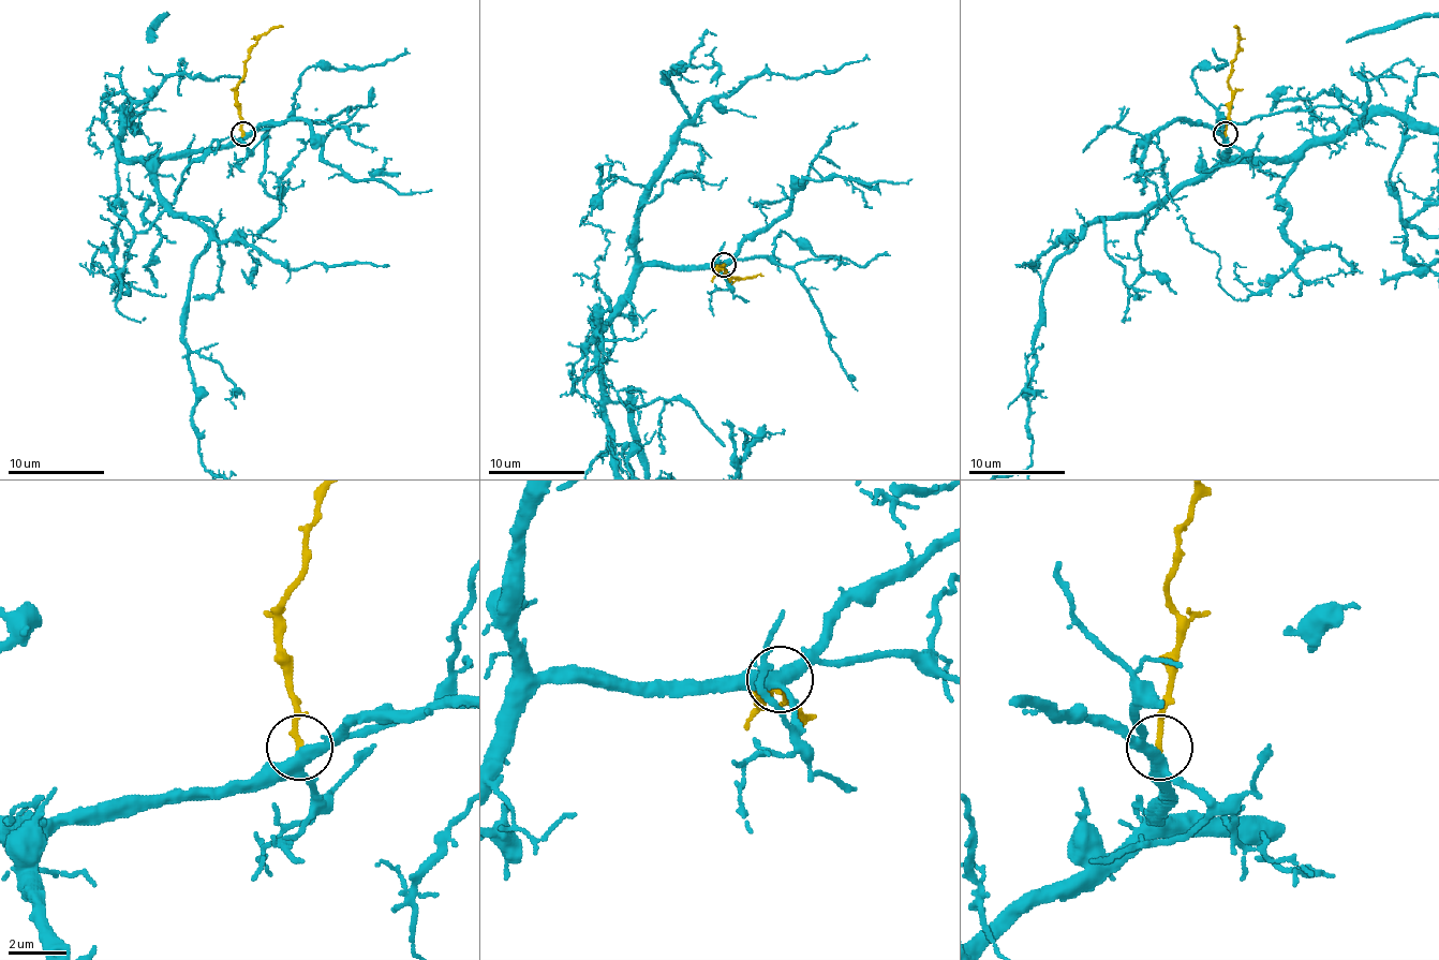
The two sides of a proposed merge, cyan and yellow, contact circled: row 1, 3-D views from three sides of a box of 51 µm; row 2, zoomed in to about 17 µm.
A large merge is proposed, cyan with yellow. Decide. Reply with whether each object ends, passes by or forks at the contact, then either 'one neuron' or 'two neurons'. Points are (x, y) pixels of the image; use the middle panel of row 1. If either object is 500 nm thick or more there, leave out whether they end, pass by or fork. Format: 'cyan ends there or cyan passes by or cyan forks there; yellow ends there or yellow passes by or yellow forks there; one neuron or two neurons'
cyan forks there; yellow ends there; one neuron

